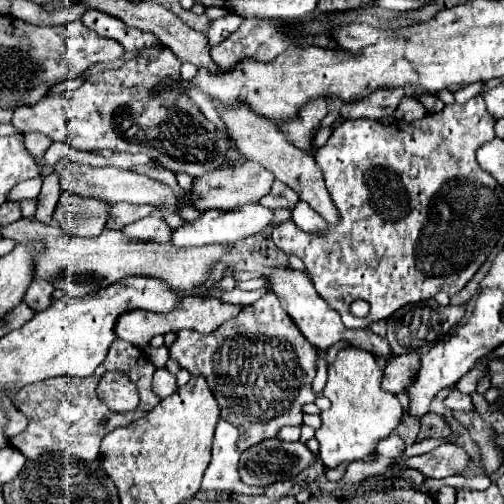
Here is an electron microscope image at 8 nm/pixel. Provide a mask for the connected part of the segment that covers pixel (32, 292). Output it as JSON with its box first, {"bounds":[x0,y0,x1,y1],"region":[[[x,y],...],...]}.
{"bounds":[23,280,53,312],"region":[[[41,280],[41,282],[33,282],[25,296],[23,296],[23,302],[33,308],[33,312],[41,312],[45,308],[51,306],[51,294],[53,294],[53,284],[49,284],[47,280]]]}

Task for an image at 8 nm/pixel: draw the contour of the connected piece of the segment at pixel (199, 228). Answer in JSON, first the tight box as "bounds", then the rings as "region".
{"bounds":[171,204,273,248],"region":[[[245,204],[237,210],[205,210],[195,220],[183,222],[181,226],[171,230],[171,244],[177,248],[183,246],[205,246],[205,244],[233,244],[241,238],[247,238],[251,234],[261,232],[265,226],[271,224],[273,212],[269,208],[263,208],[261,204]]]}

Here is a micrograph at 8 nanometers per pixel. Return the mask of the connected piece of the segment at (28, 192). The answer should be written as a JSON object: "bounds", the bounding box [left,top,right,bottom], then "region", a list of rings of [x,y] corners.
{"bounds":[7,178,41,200],"region":[[[31,178],[31,180],[25,180],[25,182],[17,184],[17,186],[13,188],[13,192],[7,194],[7,200],[37,198],[37,196],[39,196],[39,190],[41,190],[41,180],[39,180],[39,178]]]}

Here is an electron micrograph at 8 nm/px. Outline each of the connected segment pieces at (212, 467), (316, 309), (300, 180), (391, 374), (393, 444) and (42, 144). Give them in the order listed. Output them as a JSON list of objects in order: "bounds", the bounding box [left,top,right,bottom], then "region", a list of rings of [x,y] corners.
[{"bounds":[201,420,264,495],"region":[[[225,420],[217,422],[213,438],[213,458],[205,470],[201,490],[231,490],[237,494],[264,495],[263,488],[250,487],[239,476],[239,450],[237,428]]]},{"bounds":[269,266,385,356],"region":[[[275,266],[271,268],[269,272],[269,288],[279,296],[285,312],[289,312],[289,316],[295,320],[295,324],[301,328],[301,332],[305,334],[305,338],[315,346],[315,348],[331,348],[335,342],[341,342],[341,340],[349,340],[353,346],[357,348],[363,348],[367,352],[373,352],[373,354],[381,354],[383,356],[383,348],[385,346],[385,340],[379,338],[377,334],[373,334],[369,328],[357,328],[357,330],[351,330],[351,328],[345,328],[343,322],[341,322],[341,316],[337,310],[333,310],[315,290],[309,274],[305,274],[303,270],[295,270],[295,268],[283,268],[283,266]]]},{"bounds":[217,108,337,222],"region":[[[217,108],[217,112],[223,118],[223,122],[227,124],[229,134],[235,138],[239,150],[243,152],[243,156],[247,160],[259,162],[263,168],[271,170],[277,180],[281,180],[289,188],[293,188],[299,194],[299,198],[305,200],[315,212],[319,212],[327,222],[337,220],[337,212],[333,212],[333,202],[329,200],[329,192],[325,188],[321,170],[317,168],[315,156],[311,152],[305,152],[305,150],[293,146],[289,140],[285,140],[283,132],[275,124],[269,124],[269,120],[251,116],[251,112],[247,108],[239,108],[237,112],[221,112],[221,108]]]},{"bounds":[383,354,419,394],"region":[[[417,354],[393,356],[383,370],[383,388],[387,392],[401,394],[405,390],[405,386],[409,386],[413,382],[417,368],[419,368],[419,356]]]},{"bounds":[375,432,405,458],"region":[[[391,432],[385,438],[381,438],[377,442],[377,446],[375,446],[375,452],[379,456],[385,456],[385,458],[397,458],[397,456],[401,456],[403,450],[405,450],[405,444],[403,444],[403,440],[395,432]]]},{"bounds":[25,134,53,158],"region":[[[25,134],[25,148],[35,158],[43,156],[51,144],[53,144],[53,140],[49,140],[49,136],[45,136],[45,134]]]}]

